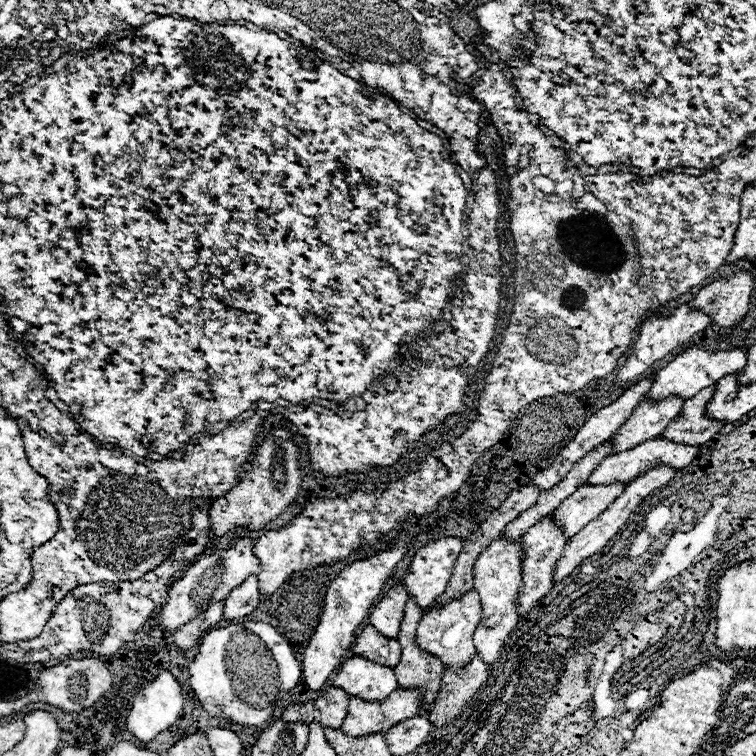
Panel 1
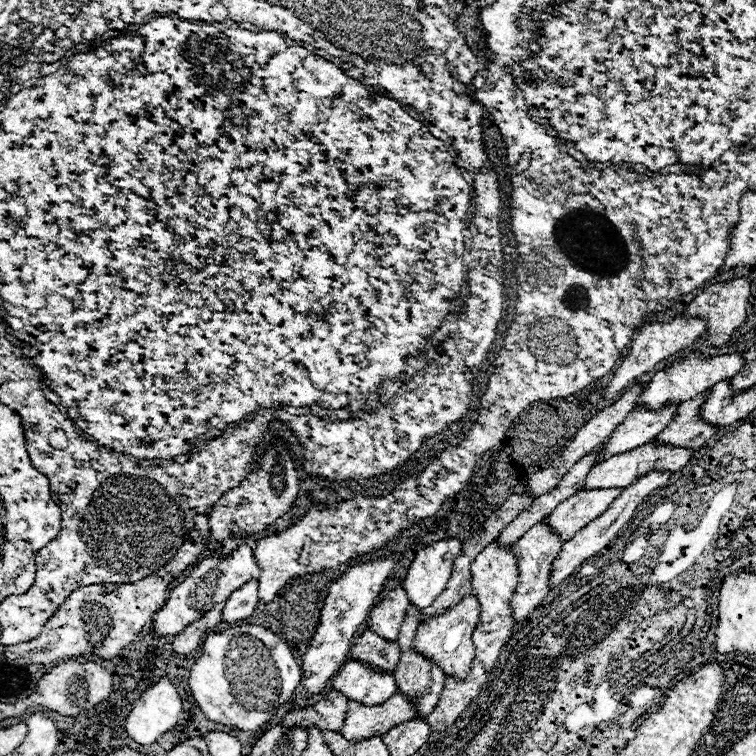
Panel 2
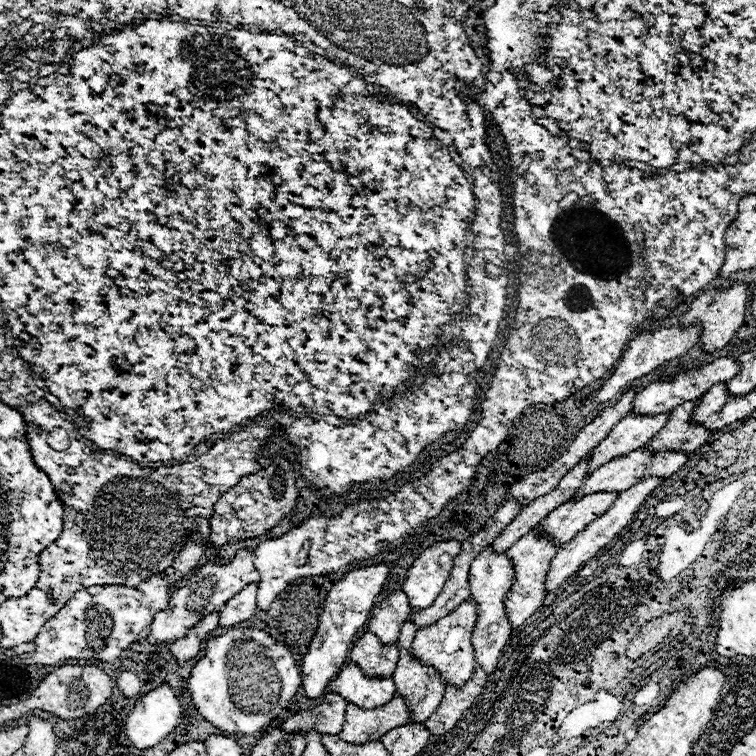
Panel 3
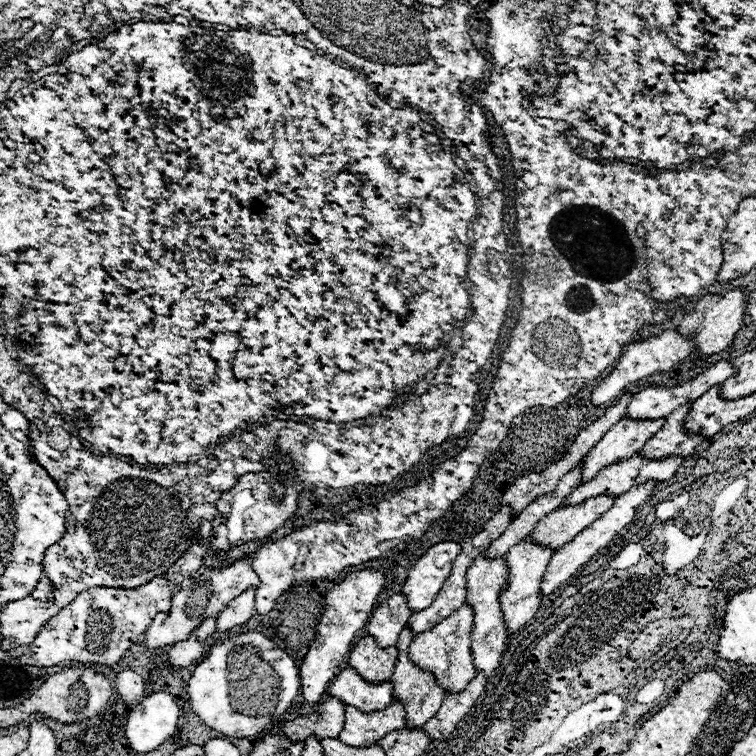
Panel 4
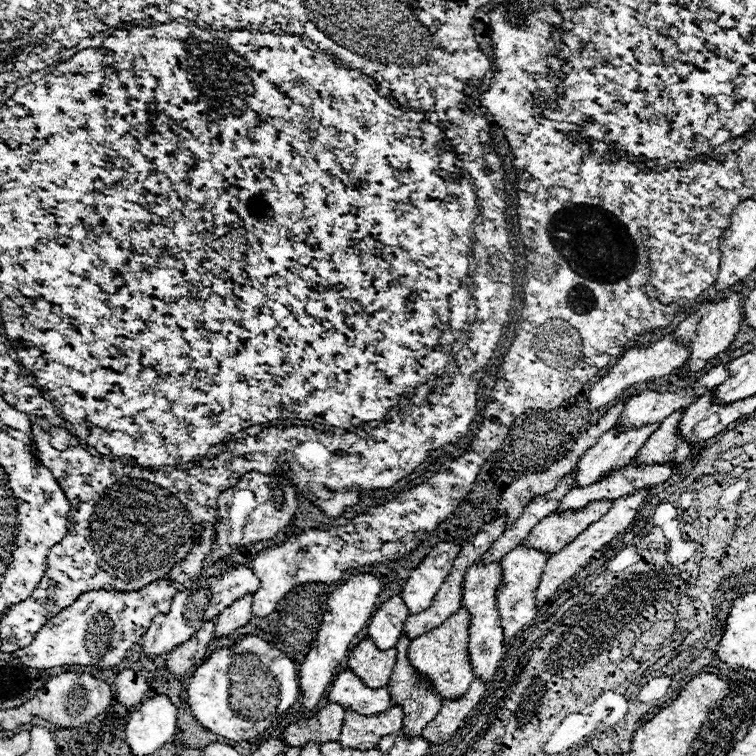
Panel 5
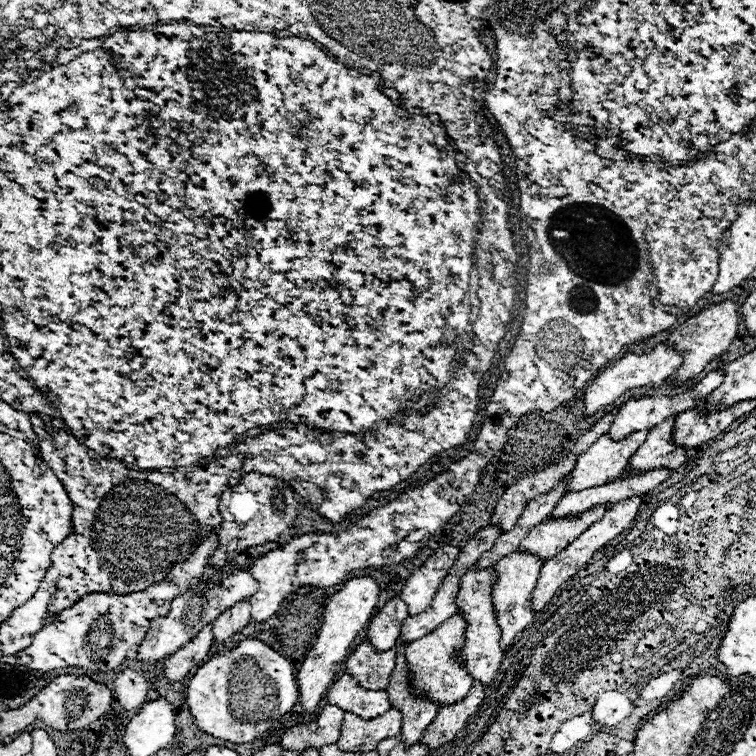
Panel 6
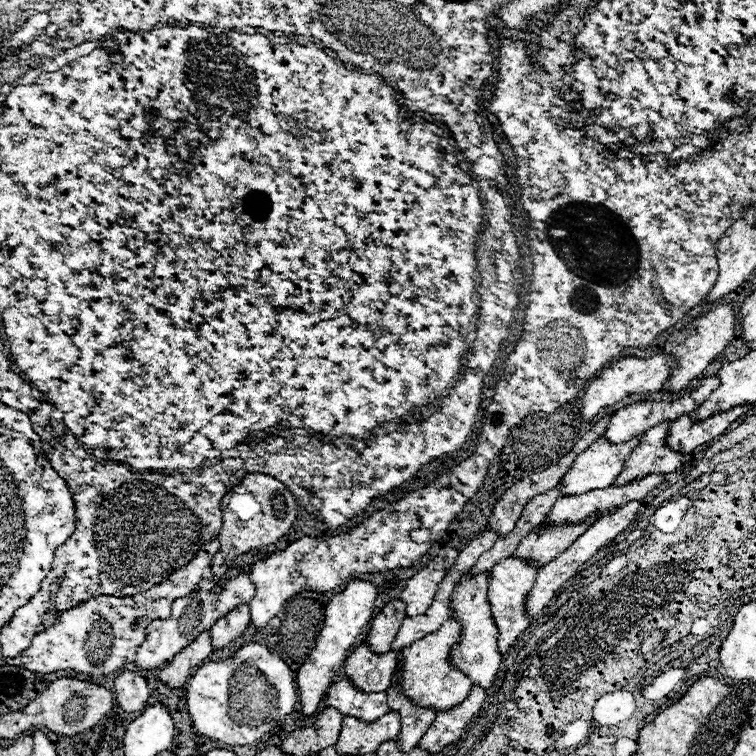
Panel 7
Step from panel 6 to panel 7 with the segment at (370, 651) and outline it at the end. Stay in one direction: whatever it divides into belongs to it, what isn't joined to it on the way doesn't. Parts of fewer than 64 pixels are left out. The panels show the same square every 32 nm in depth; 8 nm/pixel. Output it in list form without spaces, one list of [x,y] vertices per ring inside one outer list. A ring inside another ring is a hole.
[[[364,642],[346,660],[346,676],[364,692],[382,692],[390,686],[396,670],[396,652],[374,654]]]

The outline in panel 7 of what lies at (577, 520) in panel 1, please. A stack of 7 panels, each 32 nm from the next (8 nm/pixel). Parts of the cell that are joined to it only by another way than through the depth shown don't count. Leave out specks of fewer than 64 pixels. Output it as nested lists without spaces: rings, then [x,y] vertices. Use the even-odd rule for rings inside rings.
[[[588,516],[582,524],[562,524],[562,526],[546,526],[540,534],[532,530],[516,548],[516,556],[532,558],[540,566],[548,564],[554,556],[564,552],[590,524],[594,524],[598,516]]]

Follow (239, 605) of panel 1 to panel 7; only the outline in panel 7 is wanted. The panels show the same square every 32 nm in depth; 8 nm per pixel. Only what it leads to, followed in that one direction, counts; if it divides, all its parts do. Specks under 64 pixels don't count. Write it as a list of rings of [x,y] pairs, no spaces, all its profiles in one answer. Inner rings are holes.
[[[242,604],[238,608],[234,608],[234,612],[228,612],[226,616],[222,616],[222,620],[218,620],[214,624],[214,628],[210,630],[212,632],[212,646],[224,648],[236,636],[242,636],[242,632],[246,630],[248,624],[250,624],[250,606]]]

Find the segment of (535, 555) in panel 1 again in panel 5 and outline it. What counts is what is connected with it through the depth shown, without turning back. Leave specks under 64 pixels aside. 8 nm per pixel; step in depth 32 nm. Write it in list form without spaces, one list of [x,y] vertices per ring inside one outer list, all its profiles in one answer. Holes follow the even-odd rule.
[[[518,546],[514,550],[510,550],[506,554],[506,558],[502,558],[502,568],[504,568],[504,578],[502,584],[498,588],[498,608],[500,608],[500,622],[504,626],[504,634],[506,634],[506,642],[522,630],[524,624],[528,624],[530,620],[534,620],[538,608],[536,608],[536,590],[538,590],[538,582],[540,576],[544,572],[544,564],[550,556],[544,552],[538,552],[534,548],[526,548],[526,546]]]

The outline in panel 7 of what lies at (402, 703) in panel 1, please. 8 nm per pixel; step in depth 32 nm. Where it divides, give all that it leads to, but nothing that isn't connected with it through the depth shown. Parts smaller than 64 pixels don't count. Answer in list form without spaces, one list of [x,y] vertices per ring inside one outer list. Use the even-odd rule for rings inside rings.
[[[390,710],[376,722],[362,722],[354,716],[344,716],[340,740],[336,744],[342,754],[368,754],[376,752],[378,744],[392,740],[400,734],[400,714]]]

